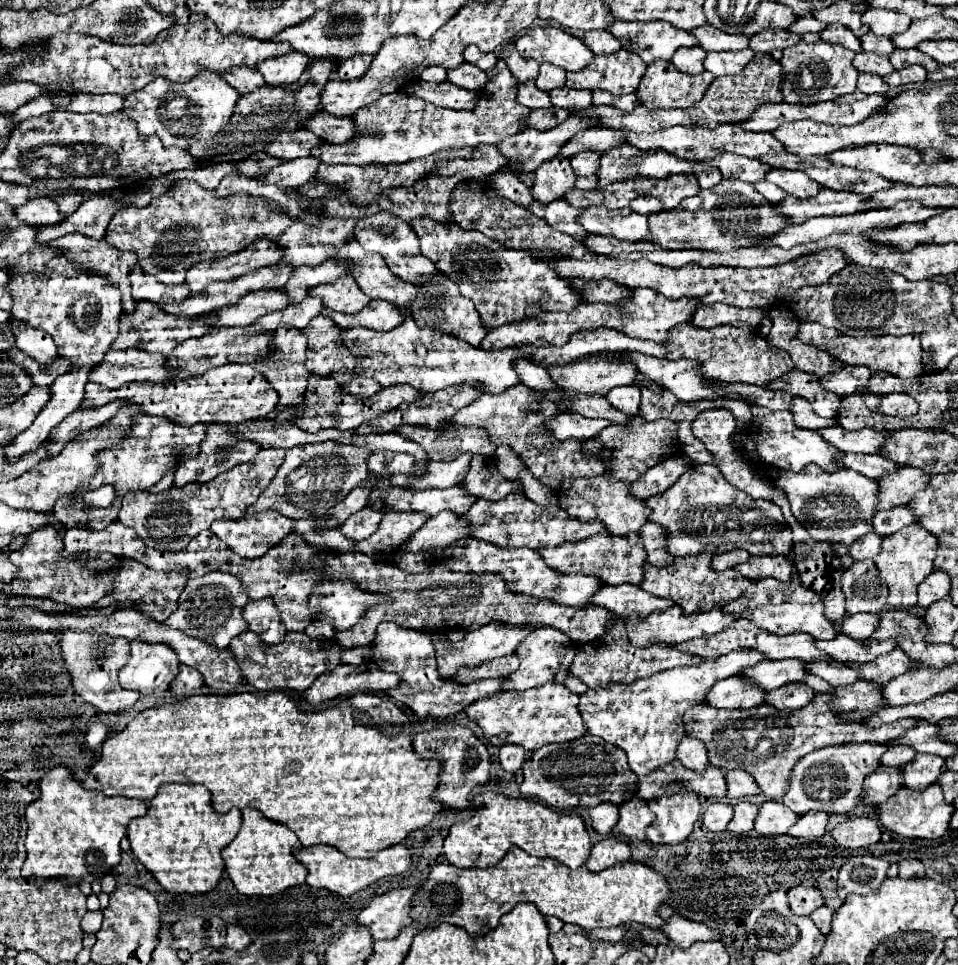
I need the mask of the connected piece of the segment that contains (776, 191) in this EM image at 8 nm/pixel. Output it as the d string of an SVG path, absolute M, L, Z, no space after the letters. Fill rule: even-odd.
M760 181L760 183L754 183L754 185L756 185L758 193L762 193L768 199L768 203L780 203L784 199L784 195L786 195L780 187L776 187L770 181Z

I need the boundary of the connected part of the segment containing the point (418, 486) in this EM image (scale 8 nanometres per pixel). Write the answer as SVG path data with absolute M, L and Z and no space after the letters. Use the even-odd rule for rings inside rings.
M464 453L458 459L448 461L448 463L434 463L434 461L430 461L424 477L392 475L392 483L400 485L400 487L410 487L410 489L416 489L416 491L432 489L432 487L446 489L446 487L452 487L452 485L460 483L466 477L470 459L472 459L472 455Z

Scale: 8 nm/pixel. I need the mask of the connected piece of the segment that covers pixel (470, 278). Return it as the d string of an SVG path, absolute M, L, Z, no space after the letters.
M412 219L410 225L420 239L422 253L436 263L438 271L458 283L460 293L474 301L480 317L490 327L536 317L544 311L568 313L580 305L572 287L548 263L534 259L526 251L508 249L482 233L466 235L456 223L444 227L444 223L436 223L434 219Z

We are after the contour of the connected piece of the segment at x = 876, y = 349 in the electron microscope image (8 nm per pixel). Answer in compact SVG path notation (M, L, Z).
M800 323L798 329L798 339L802 343L820 347L822 351L828 351L832 357L848 363L848 365L866 365L872 373L878 371L886 371L892 373L900 379L916 379L918 375L924 373L920 357L922 357L922 347L920 347L920 339L916 339L916 335L904 335L904 337L848 337L842 335L840 331L832 331L828 327L820 327L820 323Z

